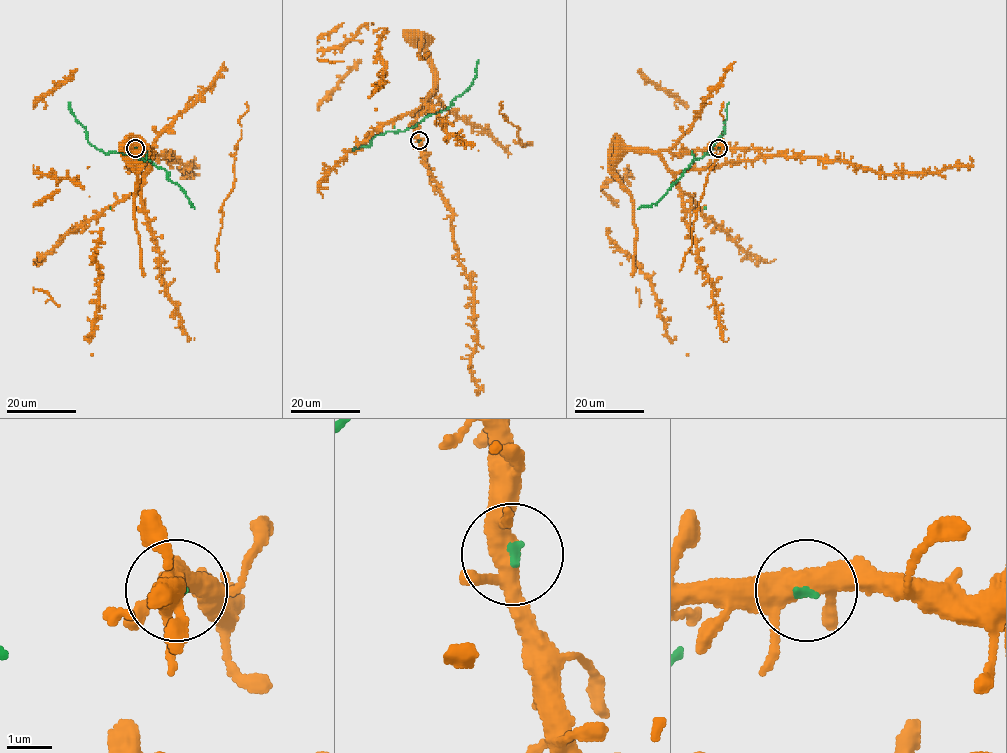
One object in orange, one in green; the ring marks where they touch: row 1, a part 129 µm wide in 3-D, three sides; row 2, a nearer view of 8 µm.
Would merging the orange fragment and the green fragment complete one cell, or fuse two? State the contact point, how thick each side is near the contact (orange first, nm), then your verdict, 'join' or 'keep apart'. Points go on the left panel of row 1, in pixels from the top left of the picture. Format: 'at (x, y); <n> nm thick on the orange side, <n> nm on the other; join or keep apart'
at (135, 148); 400 nm thick on the orange side, 90 nm on the other; join

